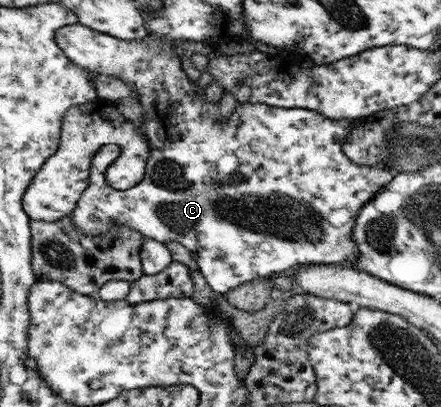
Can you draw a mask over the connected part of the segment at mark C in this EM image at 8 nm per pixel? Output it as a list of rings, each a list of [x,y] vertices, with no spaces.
[[[81,22],[72,25],[62,26],[57,30],[55,38],[58,45],[68,55],[73,63],[86,67],[87,70],[93,70],[99,75],[117,76],[121,81],[133,85],[134,96],[141,103],[144,119],[135,124],[138,130],[142,130],[146,134],[146,138],[150,139],[150,157],[147,157],[146,174],[141,182],[127,190],[117,190],[111,186],[108,179],[111,167],[117,166],[118,149],[116,145],[106,146],[102,152],[98,154],[95,161],[94,176],[90,180],[90,186],[82,194],[78,200],[77,208],[73,210],[74,225],[84,235],[102,235],[107,232],[113,225],[125,225],[126,227],[138,230],[145,239],[157,240],[157,242],[181,242],[185,248],[192,253],[192,258],[197,262],[199,270],[206,278],[207,285],[213,291],[221,294],[229,293],[257,278],[270,278],[271,276],[287,273],[292,268],[299,265],[342,265],[347,262],[357,261],[361,254],[358,254],[358,243],[353,239],[353,228],[357,224],[358,214],[367,202],[373,200],[375,194],[385,188],[387,184],[395,178],[396,173],[389,170],[377,169],[377,167],[368,167],[359,165],[350,159],[343,144],[349,137],[350,130],[354,128],[354,122],[349,118],[332,119],[326,115],[314,110],[304,108],[279,108],[267,106],[266,104],[239,103],[235,111],[227,120],[219,121],[219,102],[208,102],[203,98],[204,90],[197,88],[197,82],[189,80],[186,72],[182,67],[181,61],[177,58],[172,49],[172,42],[167,37],[147,34],[142,39],[137,40],[121,40],[108,34],[97,32],[92,28],[83,26]]]

